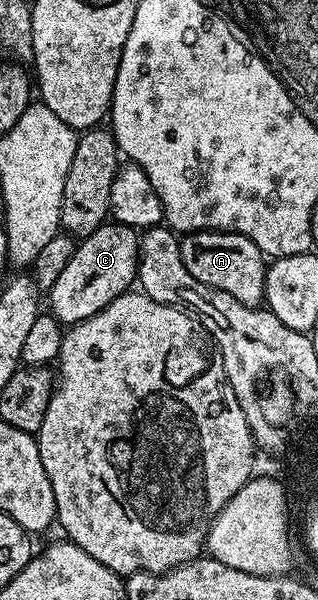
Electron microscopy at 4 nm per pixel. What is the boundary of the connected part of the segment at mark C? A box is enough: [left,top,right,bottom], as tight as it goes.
[46,221,140,325]

